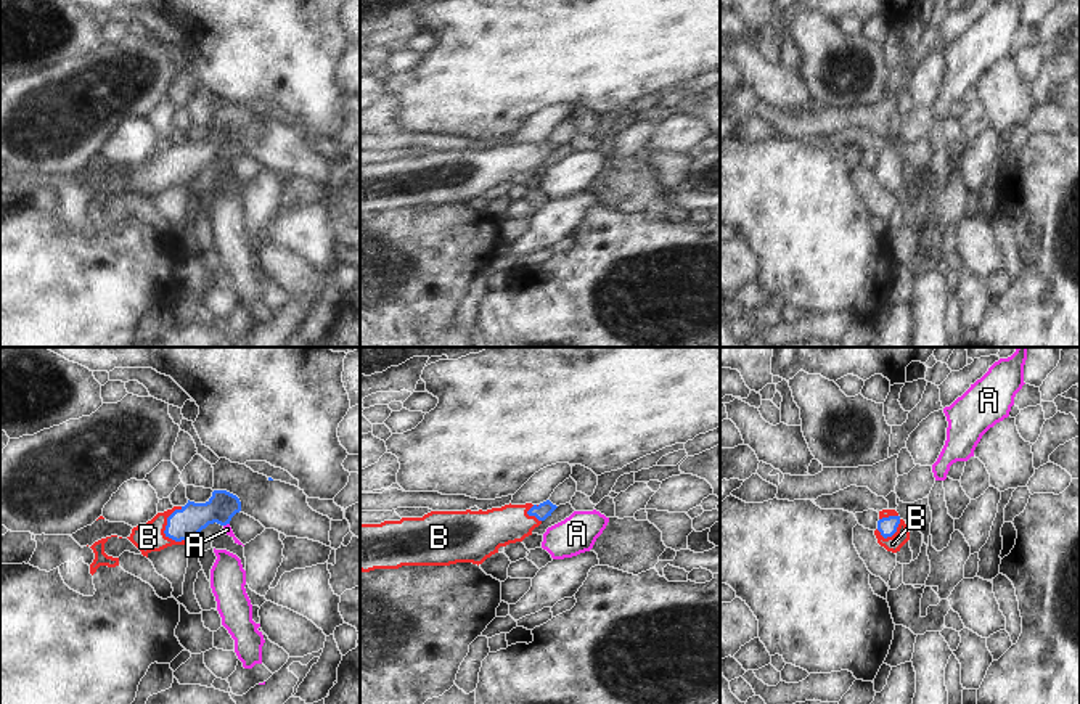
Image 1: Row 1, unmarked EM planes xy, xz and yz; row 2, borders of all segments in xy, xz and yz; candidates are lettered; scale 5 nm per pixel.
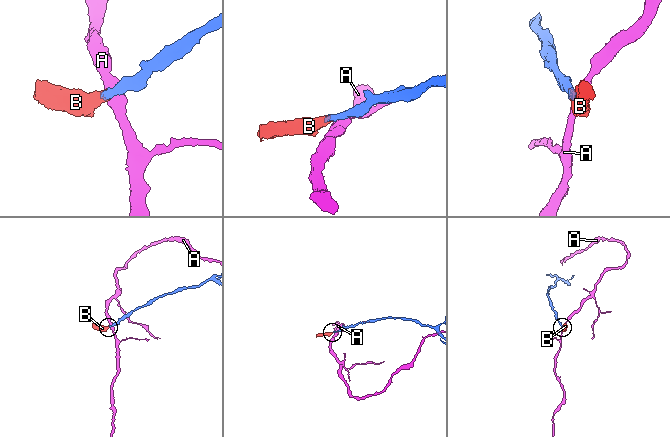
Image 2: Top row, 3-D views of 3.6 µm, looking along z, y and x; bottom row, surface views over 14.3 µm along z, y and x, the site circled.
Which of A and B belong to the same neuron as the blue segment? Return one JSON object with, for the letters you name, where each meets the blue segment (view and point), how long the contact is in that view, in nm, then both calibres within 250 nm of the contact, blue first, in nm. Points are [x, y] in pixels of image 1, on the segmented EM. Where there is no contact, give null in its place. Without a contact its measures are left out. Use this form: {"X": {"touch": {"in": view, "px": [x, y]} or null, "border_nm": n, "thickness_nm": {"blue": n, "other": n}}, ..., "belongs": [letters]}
{"B": {"touch": {"in": "xy", "px": [167, 524]}, "border_nm": 190, "thickness_nm": {"blue": 160, "other": 150}}, "belongs": ["B"]}

